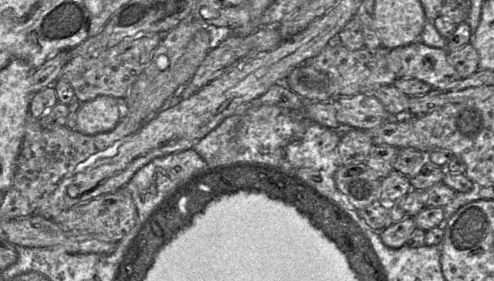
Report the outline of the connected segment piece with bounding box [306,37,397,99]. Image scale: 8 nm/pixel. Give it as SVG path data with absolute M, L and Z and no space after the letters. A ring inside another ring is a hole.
M336 37L317 56L306 63L328 75L331 82L331 93L336 99L337 97L372 92L374 89L385 85L393 85L397 77L387 66L387 54L390 49L393 48L379 47L374 50L368 50L362 47L357 50L351 50L340 43Z

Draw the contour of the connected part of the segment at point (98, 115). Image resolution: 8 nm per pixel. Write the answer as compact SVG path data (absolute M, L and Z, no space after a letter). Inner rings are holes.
M98 96L82 103L74 115L75 130L85 135L112 130L124 115L122 100L112 96Z

